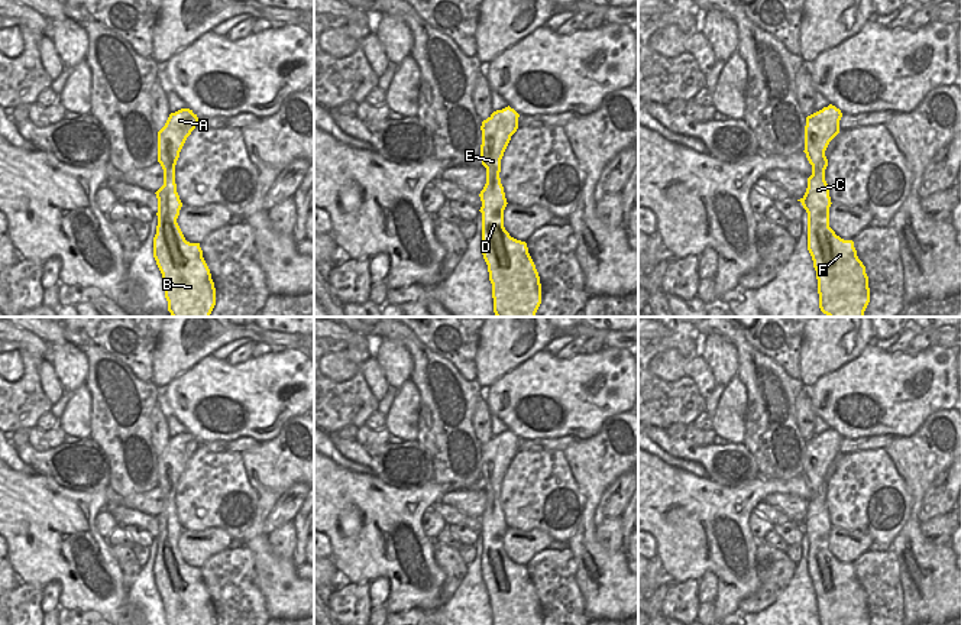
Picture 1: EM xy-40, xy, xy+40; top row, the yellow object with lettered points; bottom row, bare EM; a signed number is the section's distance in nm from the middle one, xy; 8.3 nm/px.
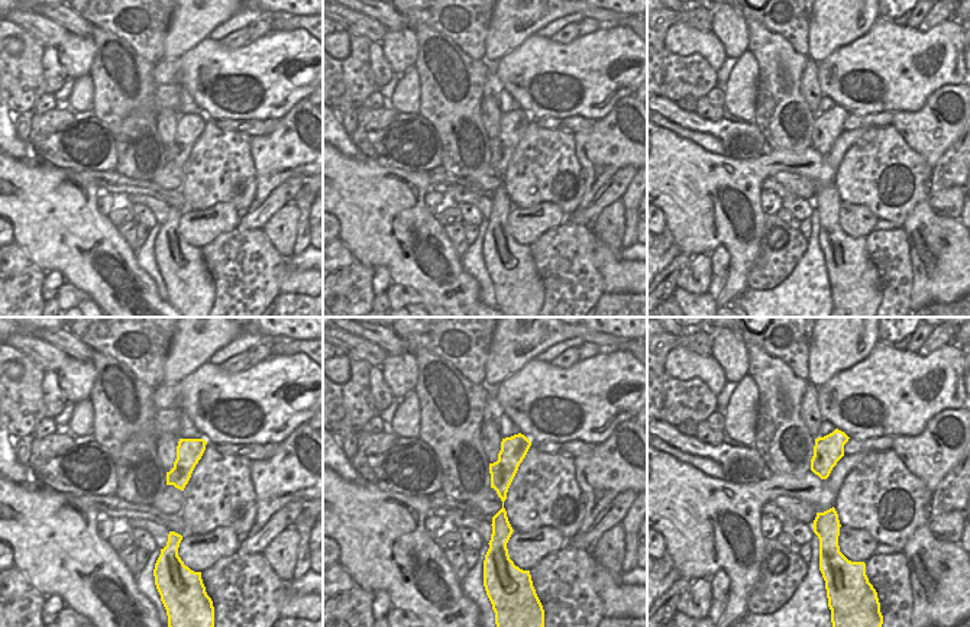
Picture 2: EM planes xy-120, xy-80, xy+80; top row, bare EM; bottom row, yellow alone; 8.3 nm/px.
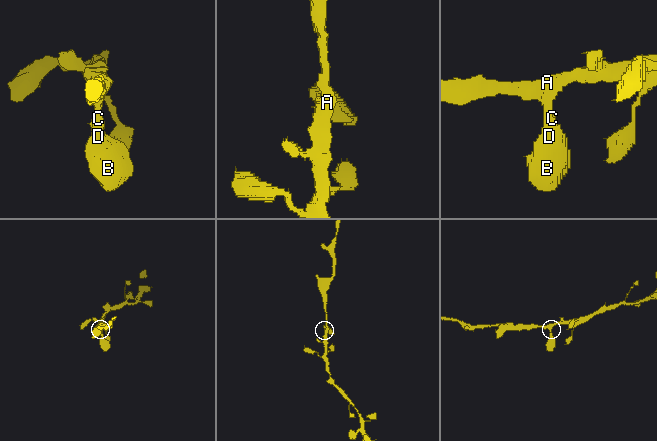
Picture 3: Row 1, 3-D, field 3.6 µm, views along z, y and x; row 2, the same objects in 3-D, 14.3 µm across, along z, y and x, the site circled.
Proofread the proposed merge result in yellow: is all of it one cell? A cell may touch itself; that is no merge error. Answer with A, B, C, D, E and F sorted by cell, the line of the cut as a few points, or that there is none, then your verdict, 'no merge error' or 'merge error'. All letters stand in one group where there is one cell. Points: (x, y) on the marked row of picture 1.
A B C D E F; no cut; no merge error

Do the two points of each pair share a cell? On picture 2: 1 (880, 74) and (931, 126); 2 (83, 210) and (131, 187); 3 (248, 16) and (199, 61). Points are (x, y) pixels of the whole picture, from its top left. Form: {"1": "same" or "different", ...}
{"1": "different", "2": "different", "3": "different"}

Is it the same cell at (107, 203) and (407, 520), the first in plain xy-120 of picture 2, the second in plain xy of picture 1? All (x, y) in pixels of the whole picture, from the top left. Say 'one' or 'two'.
two

